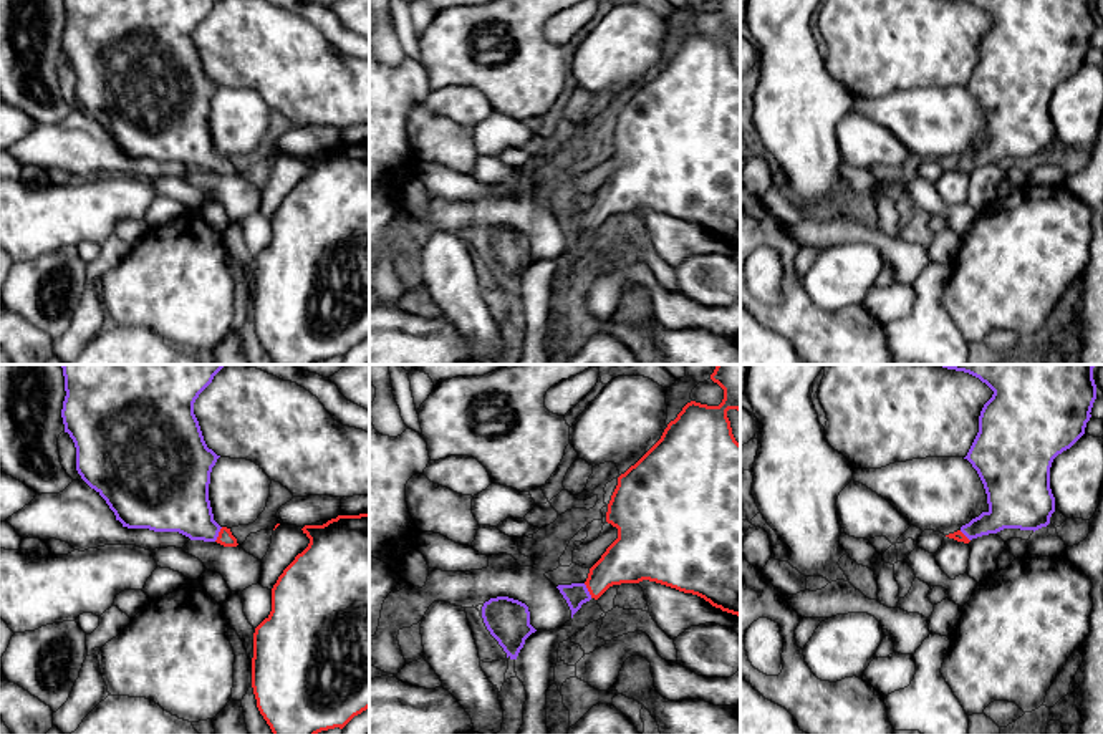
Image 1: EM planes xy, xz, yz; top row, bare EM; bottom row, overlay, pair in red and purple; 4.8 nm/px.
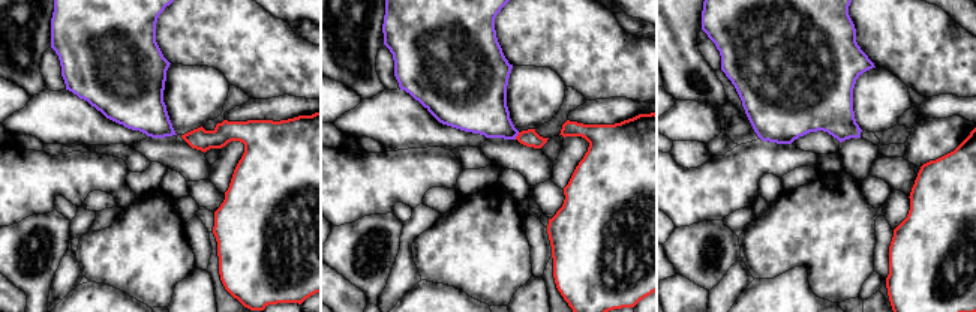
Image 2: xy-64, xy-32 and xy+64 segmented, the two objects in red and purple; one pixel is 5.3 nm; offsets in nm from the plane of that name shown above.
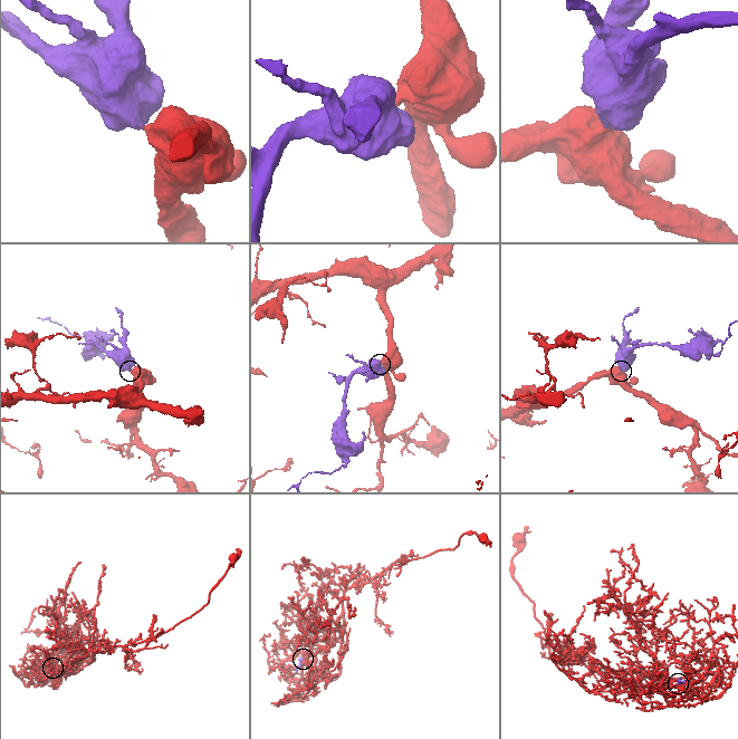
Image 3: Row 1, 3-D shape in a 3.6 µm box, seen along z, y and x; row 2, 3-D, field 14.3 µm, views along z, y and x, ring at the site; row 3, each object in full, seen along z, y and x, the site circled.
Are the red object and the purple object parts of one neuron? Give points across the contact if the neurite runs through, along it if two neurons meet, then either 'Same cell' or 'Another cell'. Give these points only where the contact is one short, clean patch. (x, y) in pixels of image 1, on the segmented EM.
Path across: xy (226, 537), (219, 534), (209, 531), (179, 501). Same cell

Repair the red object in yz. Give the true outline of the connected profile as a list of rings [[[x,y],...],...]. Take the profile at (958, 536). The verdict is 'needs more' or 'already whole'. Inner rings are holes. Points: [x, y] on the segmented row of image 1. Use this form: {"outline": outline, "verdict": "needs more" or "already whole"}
{"outline": [[[939,365],[964,371],[992,391],[979,416],[979,432],[964,459],[977,471],[989,510],[946,537],[969,543],[1004,529],[1038,530],[1050,524],[1055,497],[1050,489],[1053,459],[1083,434],[1096,399],[1095,365]]], "verdict": "needs more"}

